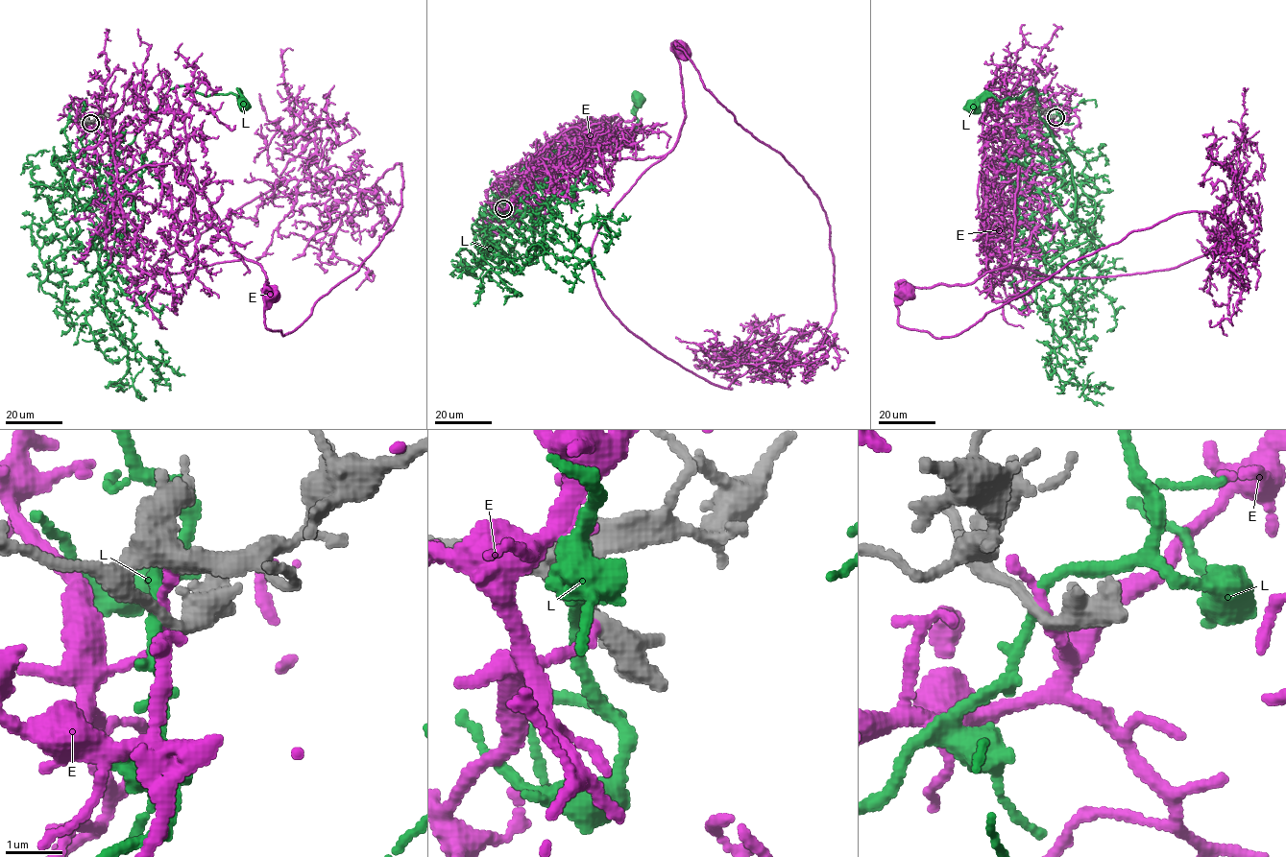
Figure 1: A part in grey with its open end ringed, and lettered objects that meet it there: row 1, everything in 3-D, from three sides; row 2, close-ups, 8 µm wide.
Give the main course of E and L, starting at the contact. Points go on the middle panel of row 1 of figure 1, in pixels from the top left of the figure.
E: (499, 204), (510, 173), (571, 128), (581, 130), (595, 161), (668, 152), (685, 114), (682, 51)
L: (498, 203), (494, 195), (494, 212), (527, 211), (546, 233), (533, 226), (559, 181), (621, 143), (637, 100)

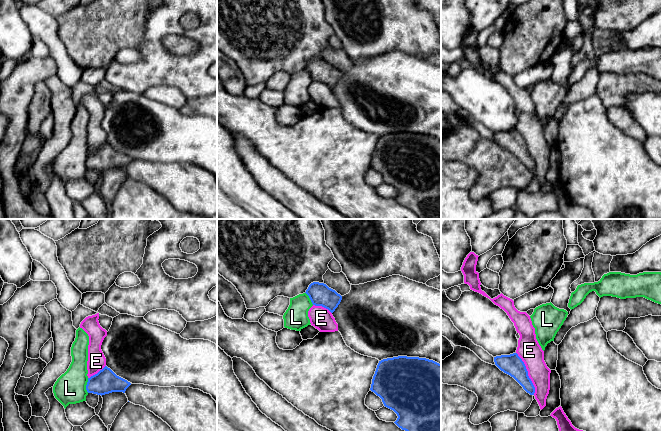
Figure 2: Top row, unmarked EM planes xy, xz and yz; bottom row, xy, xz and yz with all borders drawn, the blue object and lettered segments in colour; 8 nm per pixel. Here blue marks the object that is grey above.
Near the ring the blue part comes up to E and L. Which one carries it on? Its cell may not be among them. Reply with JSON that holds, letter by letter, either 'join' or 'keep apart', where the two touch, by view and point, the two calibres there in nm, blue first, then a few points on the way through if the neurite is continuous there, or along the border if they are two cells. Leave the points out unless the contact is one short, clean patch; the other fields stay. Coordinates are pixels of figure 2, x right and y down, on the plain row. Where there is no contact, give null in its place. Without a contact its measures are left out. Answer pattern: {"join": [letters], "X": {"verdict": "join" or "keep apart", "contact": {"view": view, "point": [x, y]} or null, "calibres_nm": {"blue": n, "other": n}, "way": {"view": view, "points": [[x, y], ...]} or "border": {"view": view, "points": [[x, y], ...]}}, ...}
{"join": [], "E": {"verdict": "keep apart", "contact": {"view": "yz", "point": [527, 149]}, "calibres_nm": {"blue": 170, "other": 190}}, "L": {"verdict": "keep apart", "contact": {"view": "xy", "point": [86, 161]}, "calibres_nm": {"blue": 190, "other": 260}, "border": {"view": "xy", "points": [[88, 154], [87, 168]]}}}

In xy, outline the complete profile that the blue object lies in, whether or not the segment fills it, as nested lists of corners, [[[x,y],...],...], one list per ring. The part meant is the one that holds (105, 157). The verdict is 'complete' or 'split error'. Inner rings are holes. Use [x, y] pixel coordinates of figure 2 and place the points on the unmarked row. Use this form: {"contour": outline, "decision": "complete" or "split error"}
{"contour": [[[105,142],[97,150],[88,154],[86,166],[88,169],[102,172],[112,168],[125,169],[130,161],[130,158],[117,152],[110,144]]], "decision": "complete"}

